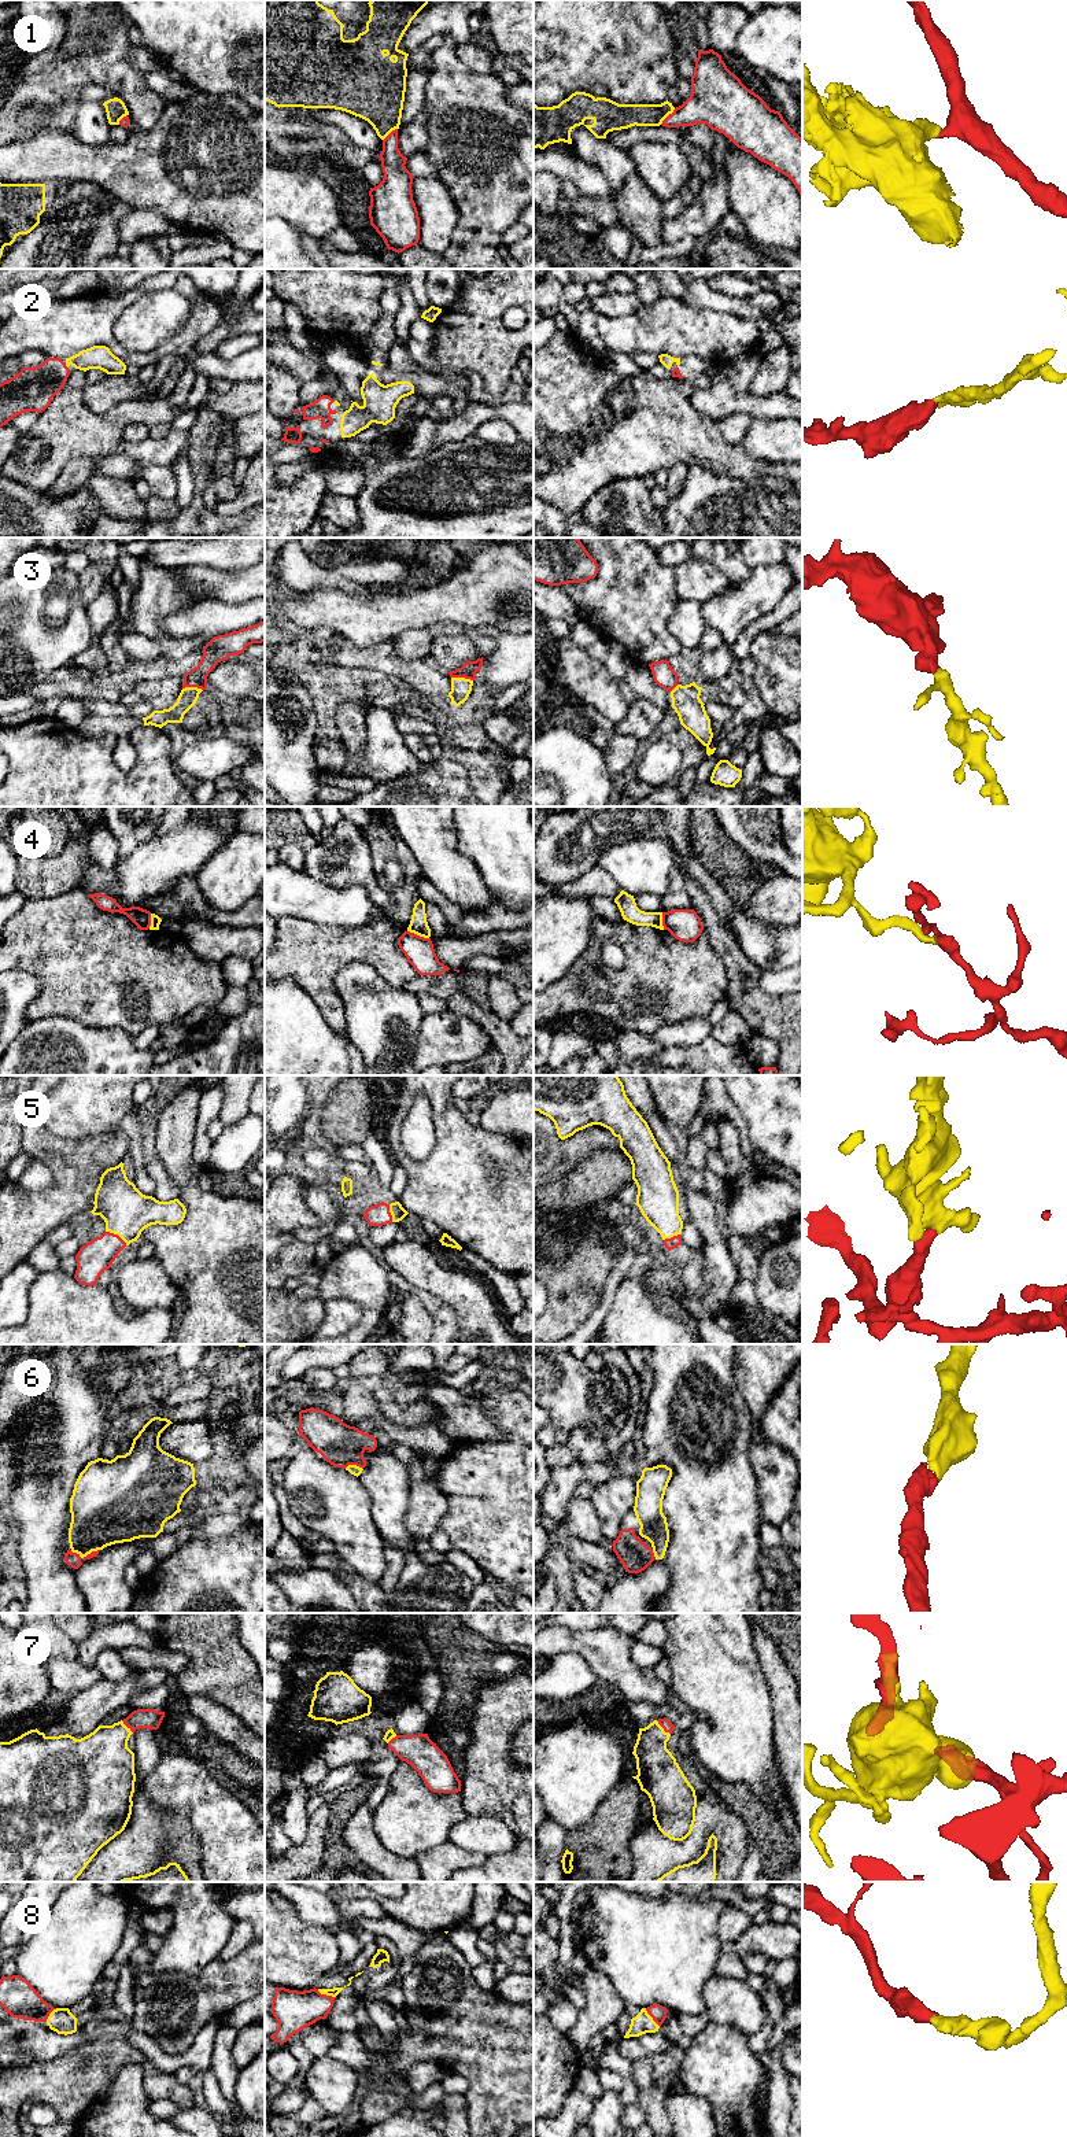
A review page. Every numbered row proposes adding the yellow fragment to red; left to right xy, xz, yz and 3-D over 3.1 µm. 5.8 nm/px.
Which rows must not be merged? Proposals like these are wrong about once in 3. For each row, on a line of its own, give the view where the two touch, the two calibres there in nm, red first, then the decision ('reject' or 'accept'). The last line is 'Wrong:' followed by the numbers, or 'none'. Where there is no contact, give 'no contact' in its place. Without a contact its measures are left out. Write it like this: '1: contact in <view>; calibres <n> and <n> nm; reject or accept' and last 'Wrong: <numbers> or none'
1: contact in yz; calibres 220 and 140 nm; reject
2: contact in xy; calibres 260 and 140 nm; accept
3: contact in xz; calibres 90 and 120 nm; accept
4: contact in xz; calibres 170 and 110 nm; reject
5: contact in xy; calibres 190 and 280 nm; accept
6: contact in xz; calibres 260 and 60 nm; accept
7: contact in yz; calibres 60 and 240 nm; accept
8: contact in xz; calibres 220 and 50 nm; accept
Wrong: 1, 4

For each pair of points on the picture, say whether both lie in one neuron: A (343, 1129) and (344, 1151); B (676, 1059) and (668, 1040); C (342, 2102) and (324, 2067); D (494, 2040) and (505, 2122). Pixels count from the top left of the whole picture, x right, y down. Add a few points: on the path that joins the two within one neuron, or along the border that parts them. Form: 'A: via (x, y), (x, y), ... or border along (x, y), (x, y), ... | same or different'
A: border along (360, 1144), (340, 1144), (336, 1147) | different
B: border along (702, 1039), (691, 1044), (672, 1044), (664, 1048) | different
C: via (335, 2093), (325, 2075) | same
D: via (505, 2060), (505, 2102) | same

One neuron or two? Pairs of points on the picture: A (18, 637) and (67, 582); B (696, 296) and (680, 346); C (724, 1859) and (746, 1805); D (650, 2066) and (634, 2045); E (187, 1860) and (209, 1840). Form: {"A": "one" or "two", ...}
{"A": "one", "B": "two", "C": "two", "D": "two", "E": "two"}

